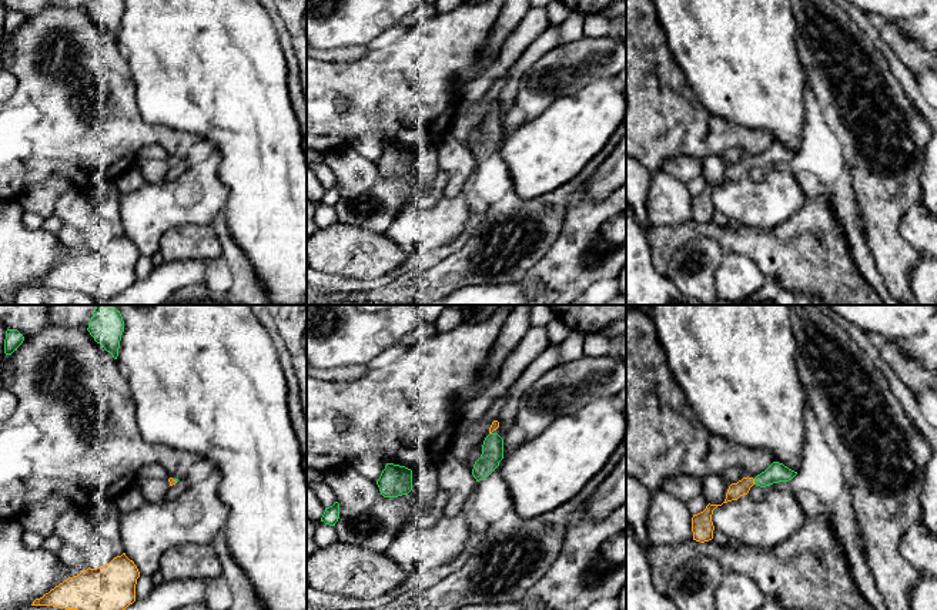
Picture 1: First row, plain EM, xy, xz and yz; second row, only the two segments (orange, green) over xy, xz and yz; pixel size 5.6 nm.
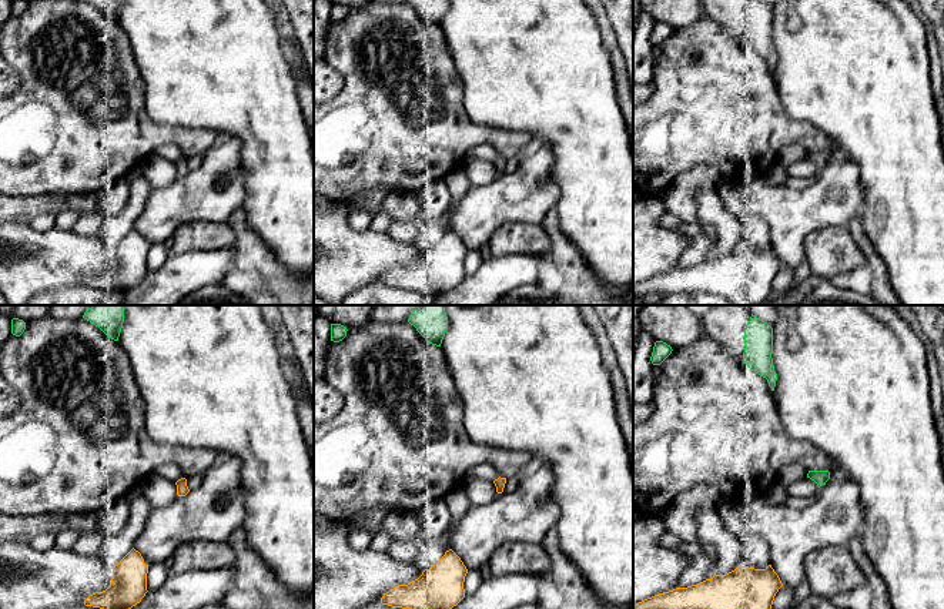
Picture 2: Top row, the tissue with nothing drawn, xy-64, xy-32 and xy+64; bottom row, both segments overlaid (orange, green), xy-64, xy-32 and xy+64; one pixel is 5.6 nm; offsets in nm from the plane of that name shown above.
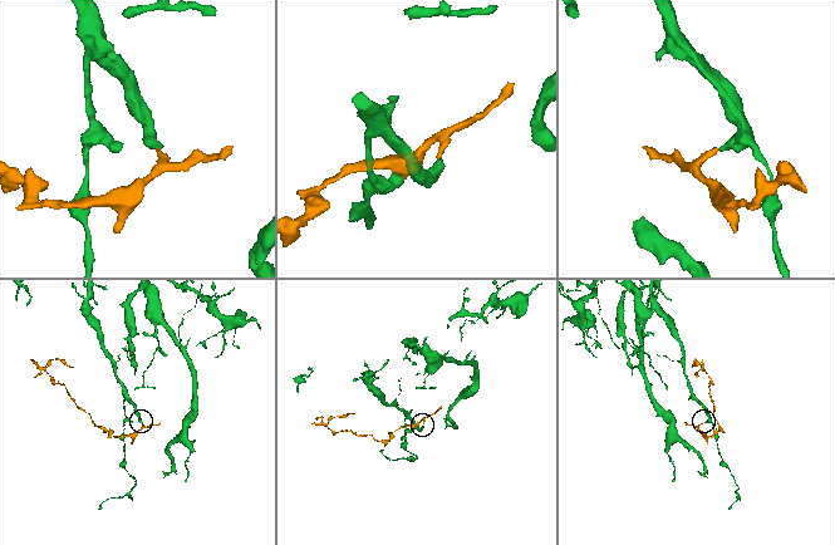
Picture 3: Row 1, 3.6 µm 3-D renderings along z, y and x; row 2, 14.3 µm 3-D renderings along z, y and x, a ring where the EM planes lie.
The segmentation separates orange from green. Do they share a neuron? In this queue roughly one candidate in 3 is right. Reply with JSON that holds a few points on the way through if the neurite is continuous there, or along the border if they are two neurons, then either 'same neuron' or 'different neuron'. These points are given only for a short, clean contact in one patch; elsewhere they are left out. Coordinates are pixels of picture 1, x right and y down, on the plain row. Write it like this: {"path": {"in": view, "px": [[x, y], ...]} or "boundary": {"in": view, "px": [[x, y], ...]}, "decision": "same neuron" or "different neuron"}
{"path": {"in": "yz", "px": [[735, 171], [753, 163], [776, 153]]}, "decision": "same neuron"}

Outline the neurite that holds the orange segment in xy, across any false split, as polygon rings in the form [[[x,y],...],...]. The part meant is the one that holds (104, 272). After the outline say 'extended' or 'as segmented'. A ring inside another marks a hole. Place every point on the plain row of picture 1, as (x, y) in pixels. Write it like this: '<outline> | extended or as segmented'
[[[123,234],[103,248],[68,258],[31,286],[78,291],[103,304],[135,282],[138,258],[137,247]]] | as segmented

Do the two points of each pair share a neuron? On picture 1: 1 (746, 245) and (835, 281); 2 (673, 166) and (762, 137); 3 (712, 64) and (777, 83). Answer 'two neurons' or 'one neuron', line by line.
1: one neuron
2: two neurons
3: one neuron

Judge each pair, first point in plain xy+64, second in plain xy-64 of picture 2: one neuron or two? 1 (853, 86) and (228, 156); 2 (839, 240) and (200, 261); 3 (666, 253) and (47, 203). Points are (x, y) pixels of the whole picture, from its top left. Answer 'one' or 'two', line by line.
1: two
2: two
3: two

